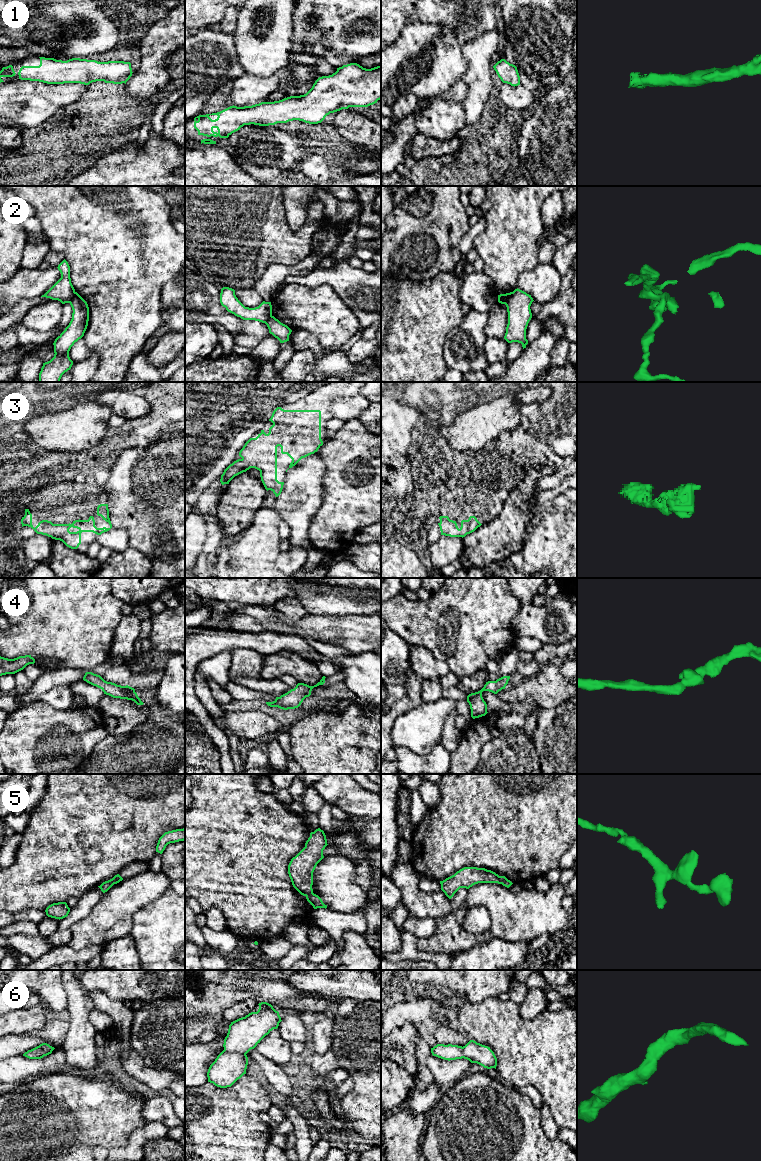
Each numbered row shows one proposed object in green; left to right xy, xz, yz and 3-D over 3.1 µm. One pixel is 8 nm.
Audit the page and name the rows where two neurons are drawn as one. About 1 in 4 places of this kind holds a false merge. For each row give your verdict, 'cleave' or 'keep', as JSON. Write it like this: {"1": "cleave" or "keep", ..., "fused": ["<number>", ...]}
{"1": "keep", "2": "cleave", "3": "keep", "4": "keep", "5": "keep", "6": "keep", "fused": ["2"]}

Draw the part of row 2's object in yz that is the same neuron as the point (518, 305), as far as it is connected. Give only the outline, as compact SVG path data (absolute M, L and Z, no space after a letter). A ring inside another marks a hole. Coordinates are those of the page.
M517 288L505 304L508 312L508 324L504 339L508 343L521 343L523 349L528 344L526 329L532 318L530 306L533 301L531 295Z

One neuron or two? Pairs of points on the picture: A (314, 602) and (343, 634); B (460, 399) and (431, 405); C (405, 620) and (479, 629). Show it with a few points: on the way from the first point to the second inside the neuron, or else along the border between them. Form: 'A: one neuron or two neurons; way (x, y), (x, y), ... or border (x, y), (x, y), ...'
A: two neurons; border (308, 613), (321, 613), (332, 616), (349, 615)
B: one neuron; way (453, 399), (443, 399), (438, 402)
C: one neuron; way (425, 620), (444, 623), (451, 637), (459, 634)

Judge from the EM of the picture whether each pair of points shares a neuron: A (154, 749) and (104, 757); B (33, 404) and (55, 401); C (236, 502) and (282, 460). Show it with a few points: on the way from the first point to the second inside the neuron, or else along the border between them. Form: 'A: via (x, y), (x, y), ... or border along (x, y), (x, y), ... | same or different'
A: via (142, 757), (116, 757) | same
B: via (38, 401), (50, 401) | same
C: border along (237, 474), (256, 468), (267, 493) | different

